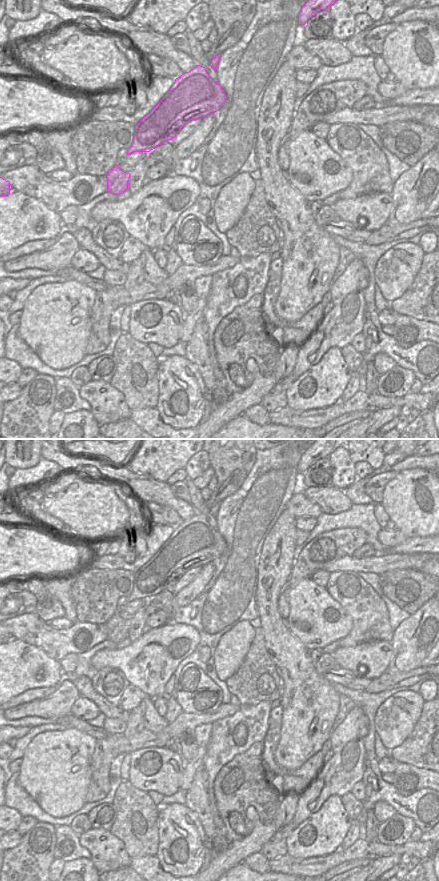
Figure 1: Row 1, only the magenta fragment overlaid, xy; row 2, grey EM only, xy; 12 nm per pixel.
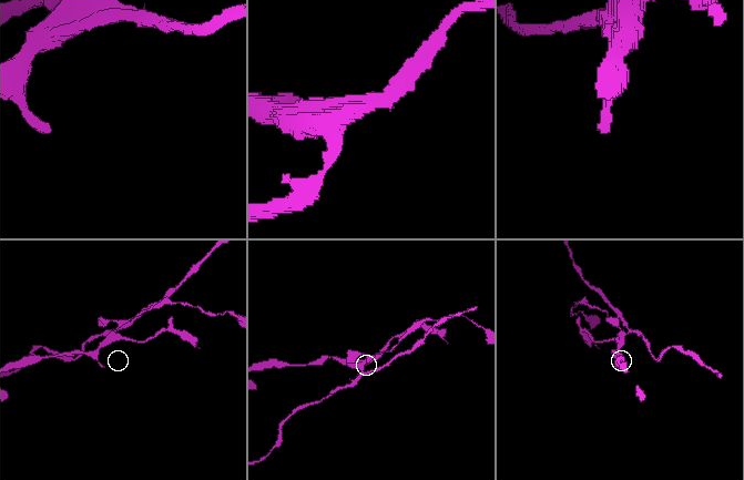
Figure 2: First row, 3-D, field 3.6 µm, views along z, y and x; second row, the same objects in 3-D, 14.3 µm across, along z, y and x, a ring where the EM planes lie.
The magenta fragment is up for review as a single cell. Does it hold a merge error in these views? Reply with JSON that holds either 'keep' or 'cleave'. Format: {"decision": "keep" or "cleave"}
{"decision": "cleave"}

